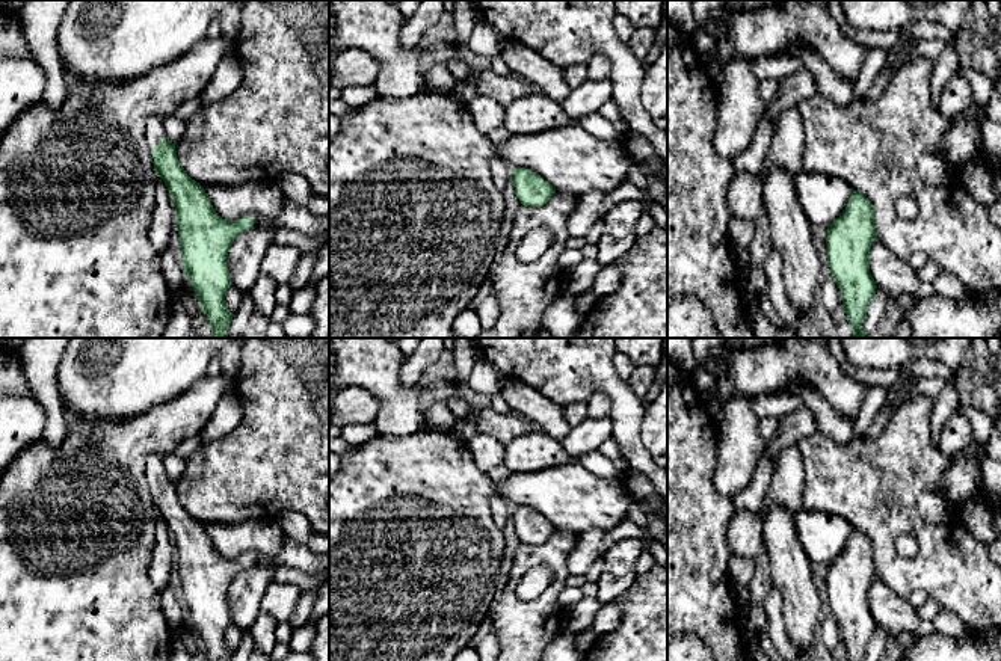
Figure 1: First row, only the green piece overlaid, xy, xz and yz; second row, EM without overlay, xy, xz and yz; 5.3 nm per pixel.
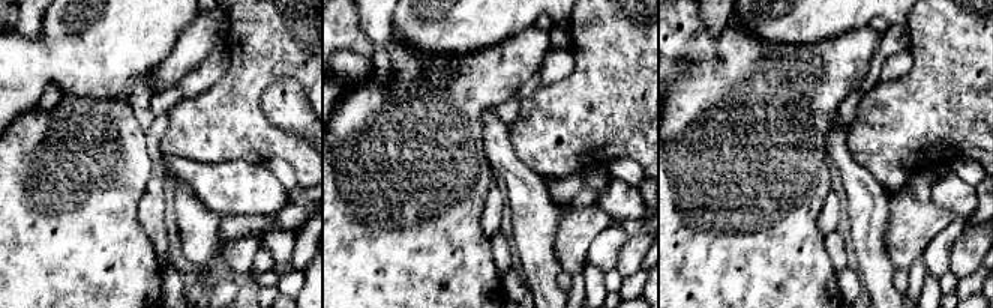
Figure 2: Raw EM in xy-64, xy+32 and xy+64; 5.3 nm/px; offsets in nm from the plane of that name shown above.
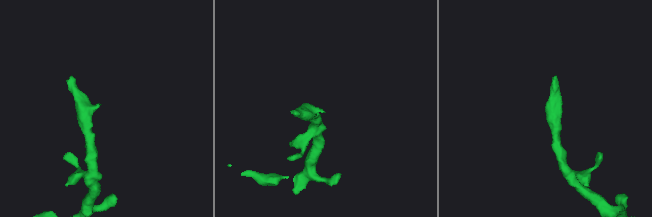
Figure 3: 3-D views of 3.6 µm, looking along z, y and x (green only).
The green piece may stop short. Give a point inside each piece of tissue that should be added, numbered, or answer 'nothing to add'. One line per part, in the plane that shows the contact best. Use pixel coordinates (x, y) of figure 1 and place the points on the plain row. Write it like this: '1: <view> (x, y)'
1: xy (154, 471)

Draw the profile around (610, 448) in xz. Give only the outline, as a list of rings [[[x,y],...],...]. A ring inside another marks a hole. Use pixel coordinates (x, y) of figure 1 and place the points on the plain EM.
[[[610,438],[605,442],[602,442],[598,450],[599,450],[599,453],[607,456],[613,462],[614,469],[618,471],[619,478],[621,478],[625,468],[628,466],[628,463],[624,460],[622,453],[621,453],[616,441],[613,438]]]

